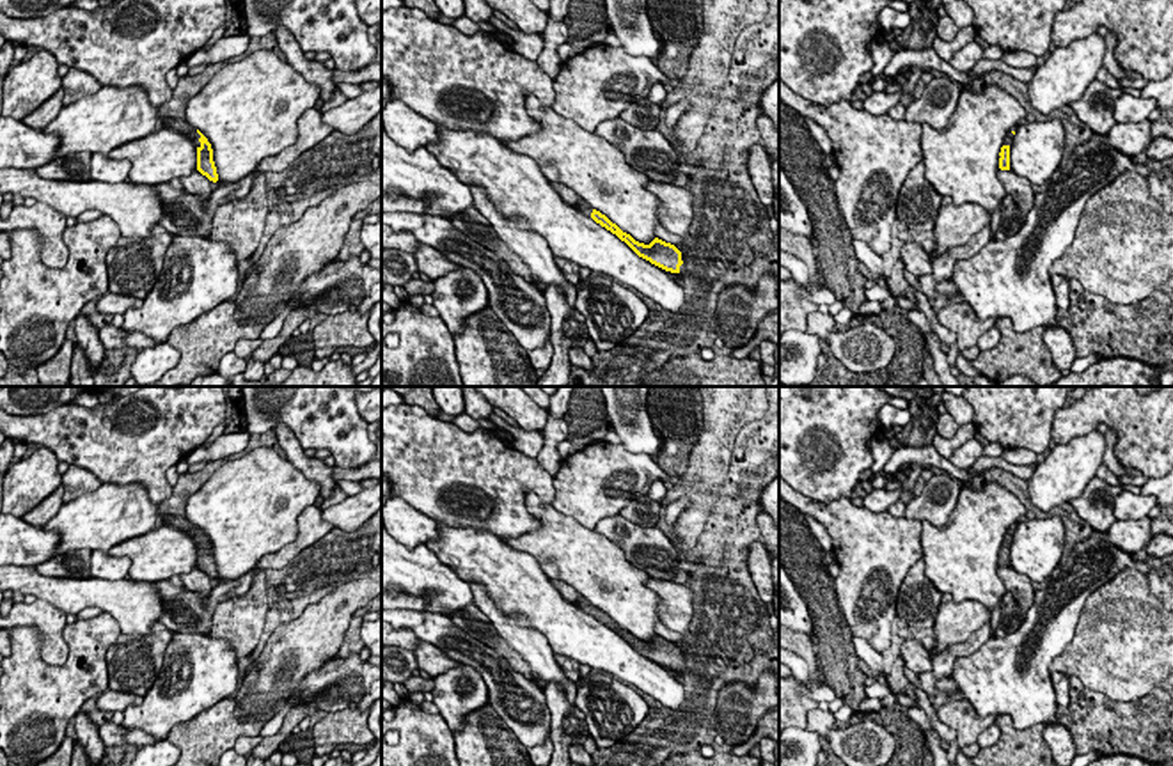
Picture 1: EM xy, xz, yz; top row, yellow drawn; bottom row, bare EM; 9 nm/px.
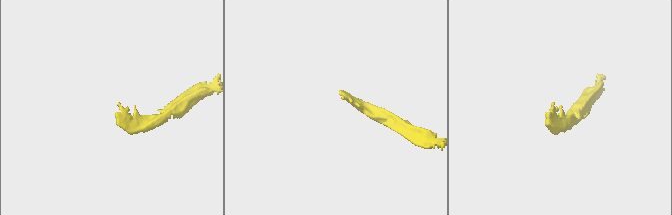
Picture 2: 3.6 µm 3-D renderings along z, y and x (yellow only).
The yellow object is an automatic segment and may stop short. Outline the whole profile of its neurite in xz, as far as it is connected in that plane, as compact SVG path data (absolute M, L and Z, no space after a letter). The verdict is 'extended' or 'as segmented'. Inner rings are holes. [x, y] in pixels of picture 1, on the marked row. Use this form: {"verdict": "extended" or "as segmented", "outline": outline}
{"verdict": "extended", "outline": "M580 200L575 206L582 215L593 218L596 223L616 234L621 241L625 241L639 257L649 261L651 264L671 271L680 273L681 252L658 238L655 238L649 245L635 241L630 234L623 232L616 223L612 223L605 215L593 209L587 202Z"}

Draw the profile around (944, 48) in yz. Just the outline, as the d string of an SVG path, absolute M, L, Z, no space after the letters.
M972 25L965 27L965 28L958 28L957 35L951 41L942 41L939 37L935 37L933 41L933 50L937 51L937 55L949 62L951 57L964 48L967 43L974 41L976 37L976 30Z

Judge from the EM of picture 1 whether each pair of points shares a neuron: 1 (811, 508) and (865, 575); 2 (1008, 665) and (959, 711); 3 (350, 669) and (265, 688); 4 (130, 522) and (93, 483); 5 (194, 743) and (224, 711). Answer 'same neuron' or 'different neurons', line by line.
1: same neuron
2: different neurons
3: different neurons
4: different neurons
5: same neuron

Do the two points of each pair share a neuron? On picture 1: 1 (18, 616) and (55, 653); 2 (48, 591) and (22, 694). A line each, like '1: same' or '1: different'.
1: same
2: different

